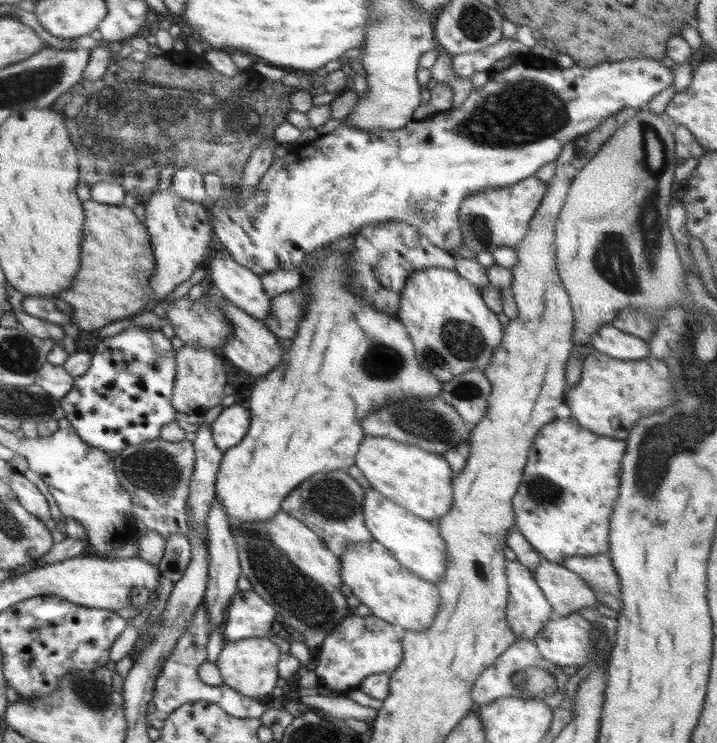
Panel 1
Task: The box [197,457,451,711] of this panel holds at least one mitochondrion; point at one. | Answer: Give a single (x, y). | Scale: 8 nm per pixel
(301, 596)

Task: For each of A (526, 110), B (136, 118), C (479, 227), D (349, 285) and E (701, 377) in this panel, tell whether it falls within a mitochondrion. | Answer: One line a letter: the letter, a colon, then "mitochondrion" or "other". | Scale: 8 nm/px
A: mitochondrion
B: mitochondrion
C: mitochondrion
D: other
E: mitochondrion

